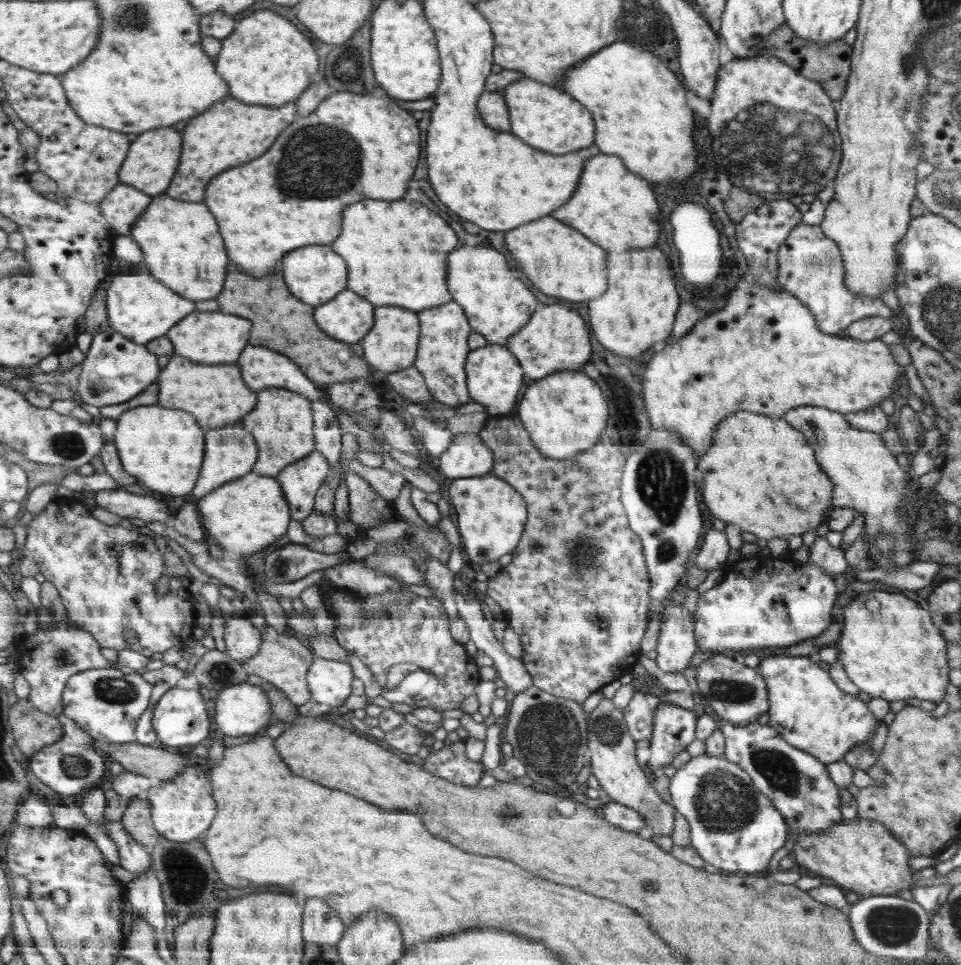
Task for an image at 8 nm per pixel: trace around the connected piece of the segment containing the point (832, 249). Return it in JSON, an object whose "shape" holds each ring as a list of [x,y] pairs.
{"shape":[[[801,222],[793,228],[779,254],[778,284],[809,306],[821,332],[841,335],[846,326],[858,320],[880,316],[891,319],[892,310],[879,298],[861,298],[845,286],[845,271],[836,242],[824,235],[820,225]]]}

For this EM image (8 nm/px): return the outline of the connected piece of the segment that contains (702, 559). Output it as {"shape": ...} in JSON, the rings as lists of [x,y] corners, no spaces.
{"shape":[[[714,528],[709,529],[706,536],[703,536],[702,544],[699,545],[699,552],[695,556],[695,565],[706,568],[709,572],[726,560],[728,552],[730,552],[730,546],[728,546],[726,534]]]}

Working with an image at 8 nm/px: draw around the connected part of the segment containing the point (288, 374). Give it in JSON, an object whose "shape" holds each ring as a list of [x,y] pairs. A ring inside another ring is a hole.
{"shape":[[[246,348],[242,354],[242,370],[246,372],[246,384],[254,390],[264,390],[268,386],[290,389],[309,397],[311,402],[322,401],[324,392],[314,388],[310,377],[301,371],[301,367],[282,353],[268,348]]]}

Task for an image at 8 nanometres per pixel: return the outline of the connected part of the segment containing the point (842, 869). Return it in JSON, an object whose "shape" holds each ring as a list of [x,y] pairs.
{"shape":[[[856,818],[834,824],[828,832],[801,836],[789,843],[791,857],[818,874],[830,878],[838,887],[860,894],[863,898],[874,895],[897,895],[902,889],[912,890],[914,871],[909,867],[910,850],[890,834],[884,825],[874,820]]]}

